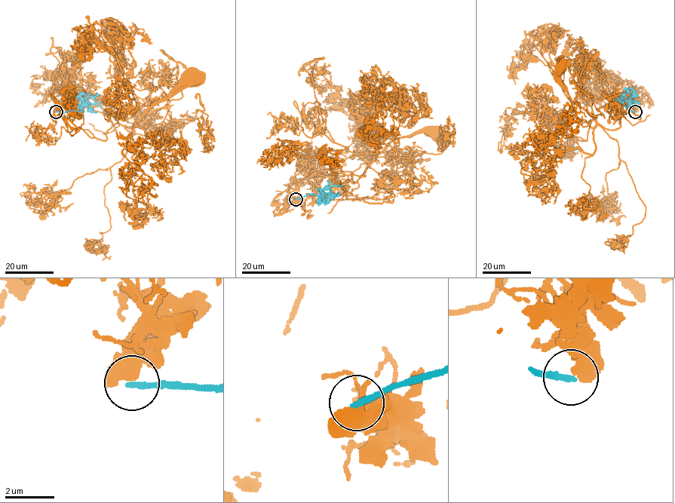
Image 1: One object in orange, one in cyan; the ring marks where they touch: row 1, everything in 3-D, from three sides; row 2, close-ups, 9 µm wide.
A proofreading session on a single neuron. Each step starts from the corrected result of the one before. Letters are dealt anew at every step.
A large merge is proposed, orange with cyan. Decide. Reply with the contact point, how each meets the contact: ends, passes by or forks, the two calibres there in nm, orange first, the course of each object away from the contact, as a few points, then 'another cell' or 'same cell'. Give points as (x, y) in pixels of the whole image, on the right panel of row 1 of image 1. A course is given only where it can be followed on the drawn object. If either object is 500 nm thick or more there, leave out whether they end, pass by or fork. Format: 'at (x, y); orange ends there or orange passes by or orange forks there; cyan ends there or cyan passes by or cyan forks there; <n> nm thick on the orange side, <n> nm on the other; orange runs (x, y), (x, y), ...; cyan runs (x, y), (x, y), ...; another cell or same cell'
at (635, 111); 550 nm thick on the orange side, 240 nm on the other; orange runs (636, 111), (642, 89), (621, 105), (601, 92), (620, 118), (601, 127), (558, 67); cyan runs (635, 111), (630, 108), (636, 102), (630, 99), (632, 96), (627, 96), (626, 88); another cell

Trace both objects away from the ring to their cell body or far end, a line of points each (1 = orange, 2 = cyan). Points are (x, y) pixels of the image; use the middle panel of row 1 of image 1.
1: (296, 200), (306, 211), (302, 215), (290, 187), (318, 171), (350, 172), (354, 183), (394, 140), (440, 133)
2: (296, 199), (314, 194), (321, 197), (323, 201), (328, 197), (322, 199), (321, 193), (323, 195), (340, 195)

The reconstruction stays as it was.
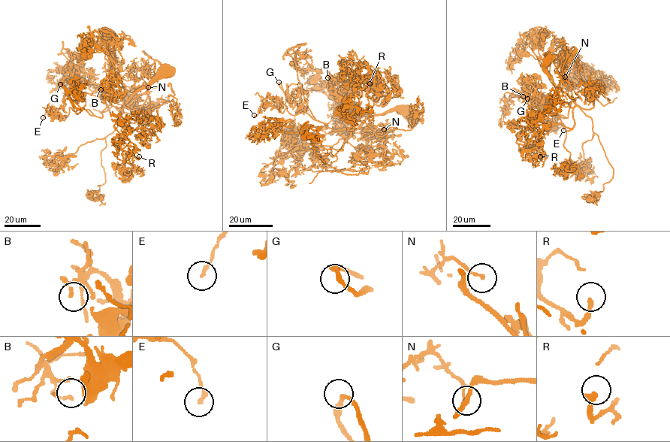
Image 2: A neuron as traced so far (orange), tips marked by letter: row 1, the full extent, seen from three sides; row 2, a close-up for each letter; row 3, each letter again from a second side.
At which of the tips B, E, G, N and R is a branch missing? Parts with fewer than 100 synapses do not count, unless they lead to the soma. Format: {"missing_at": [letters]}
{"missing_at": []}

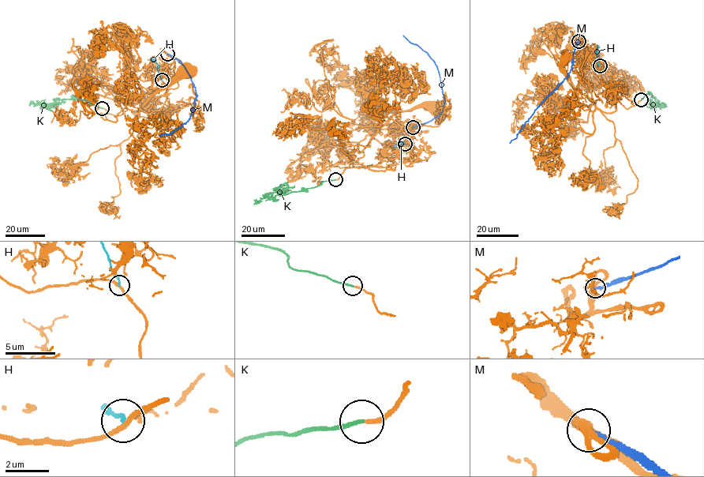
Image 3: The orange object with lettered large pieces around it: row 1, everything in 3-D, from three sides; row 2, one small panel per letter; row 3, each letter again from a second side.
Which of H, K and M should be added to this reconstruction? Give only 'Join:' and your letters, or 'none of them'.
Join: K

